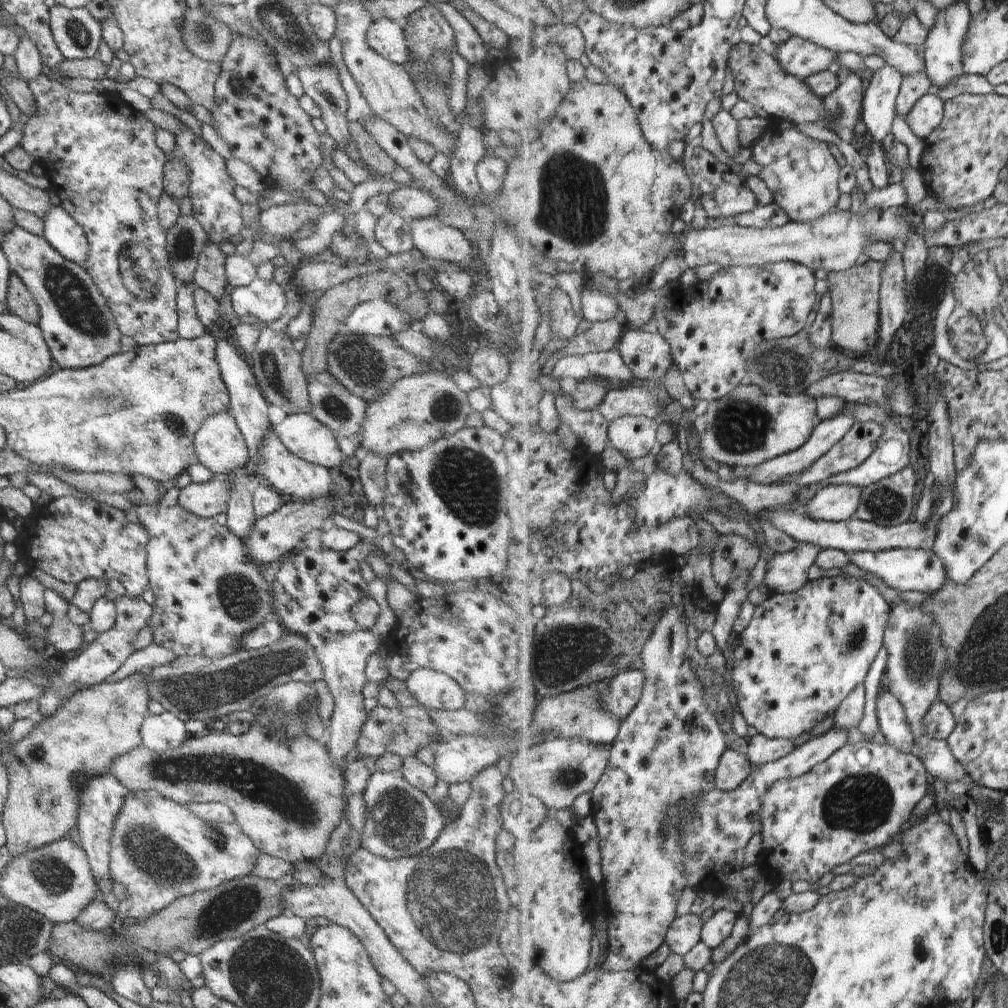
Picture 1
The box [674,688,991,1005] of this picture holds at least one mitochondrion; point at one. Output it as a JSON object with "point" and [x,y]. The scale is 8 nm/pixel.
{"point":[861,803]}

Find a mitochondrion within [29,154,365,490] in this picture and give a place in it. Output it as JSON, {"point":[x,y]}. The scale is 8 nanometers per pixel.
{"point":[74,302]}

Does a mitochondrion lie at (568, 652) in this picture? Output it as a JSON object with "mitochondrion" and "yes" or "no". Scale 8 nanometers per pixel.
{"mitochondrion":"yes"}

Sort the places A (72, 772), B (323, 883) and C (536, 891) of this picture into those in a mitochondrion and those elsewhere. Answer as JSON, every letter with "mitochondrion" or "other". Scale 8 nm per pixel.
{"A":"mitochondrion","B":"other","C":"other"}

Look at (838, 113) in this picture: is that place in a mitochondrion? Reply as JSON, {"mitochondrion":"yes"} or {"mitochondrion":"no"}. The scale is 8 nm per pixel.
{"mitochondrion":"yes"}

